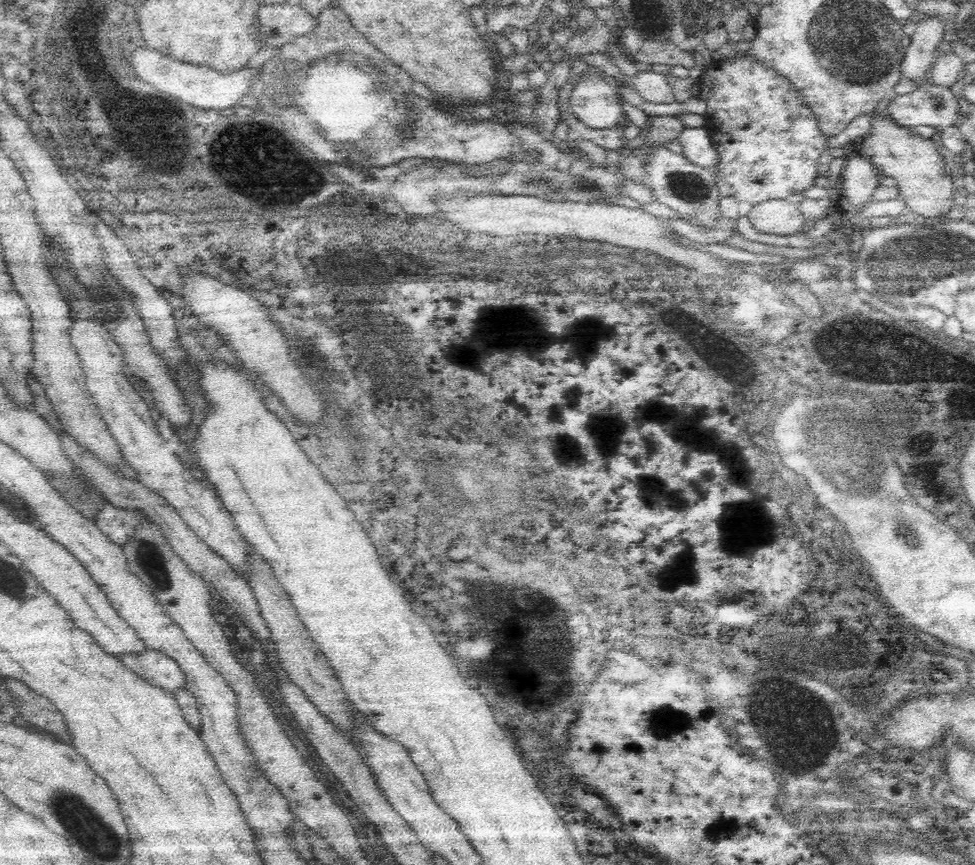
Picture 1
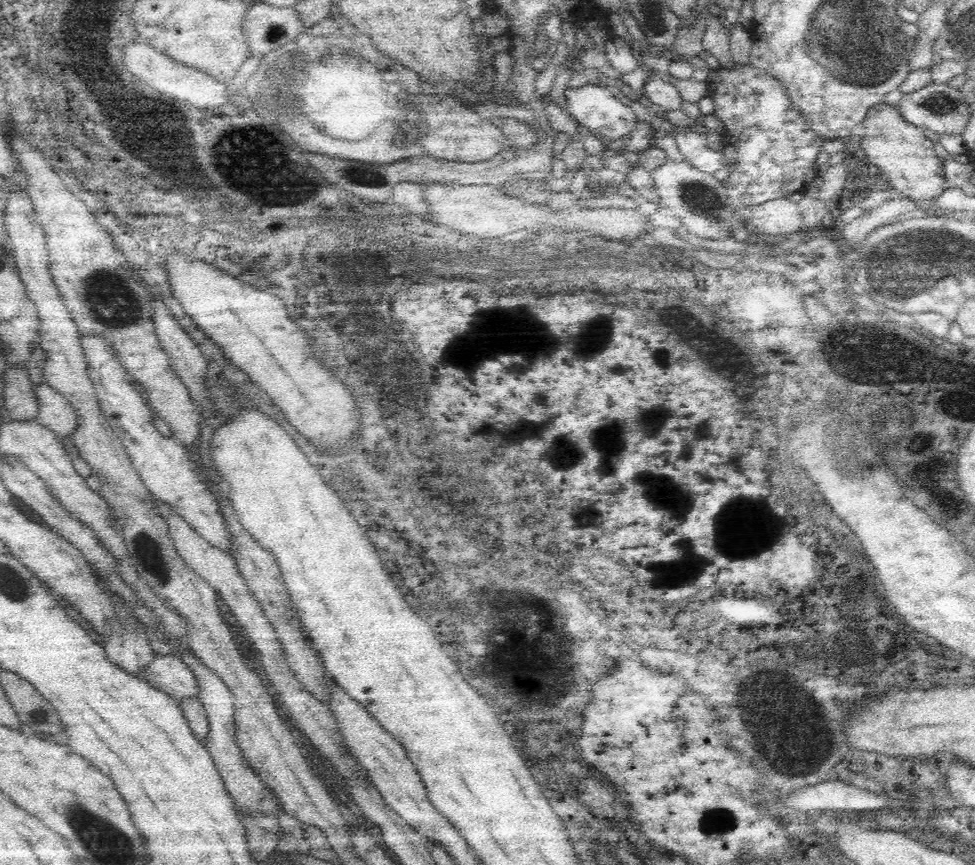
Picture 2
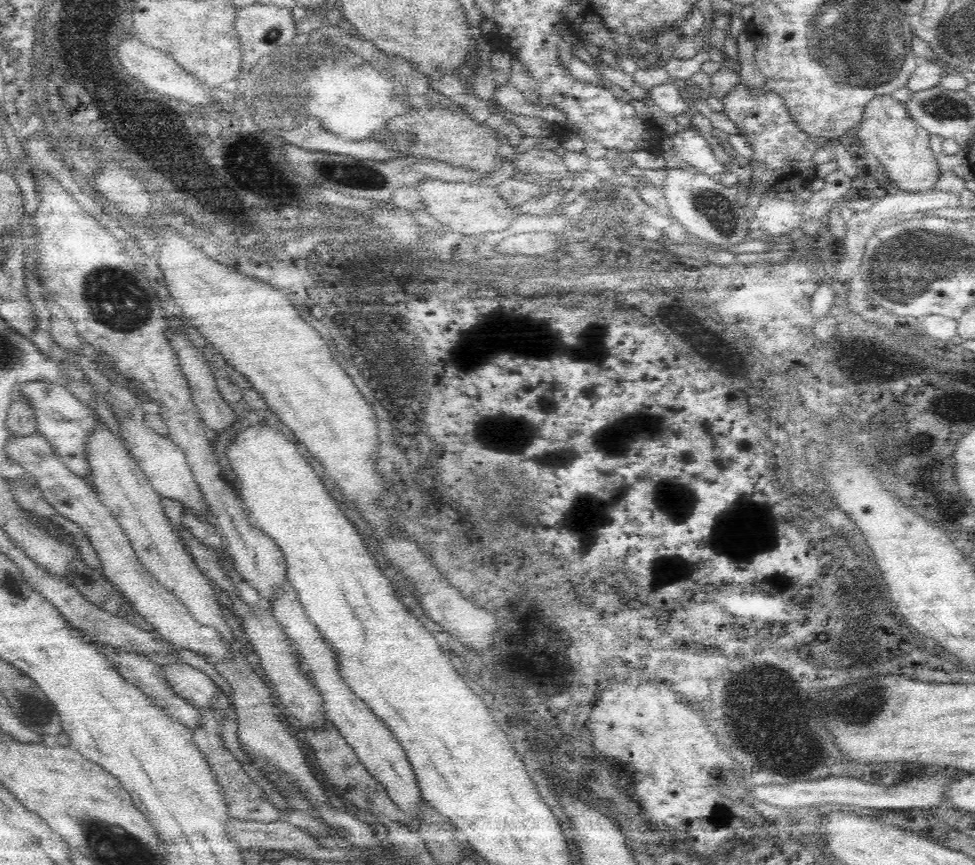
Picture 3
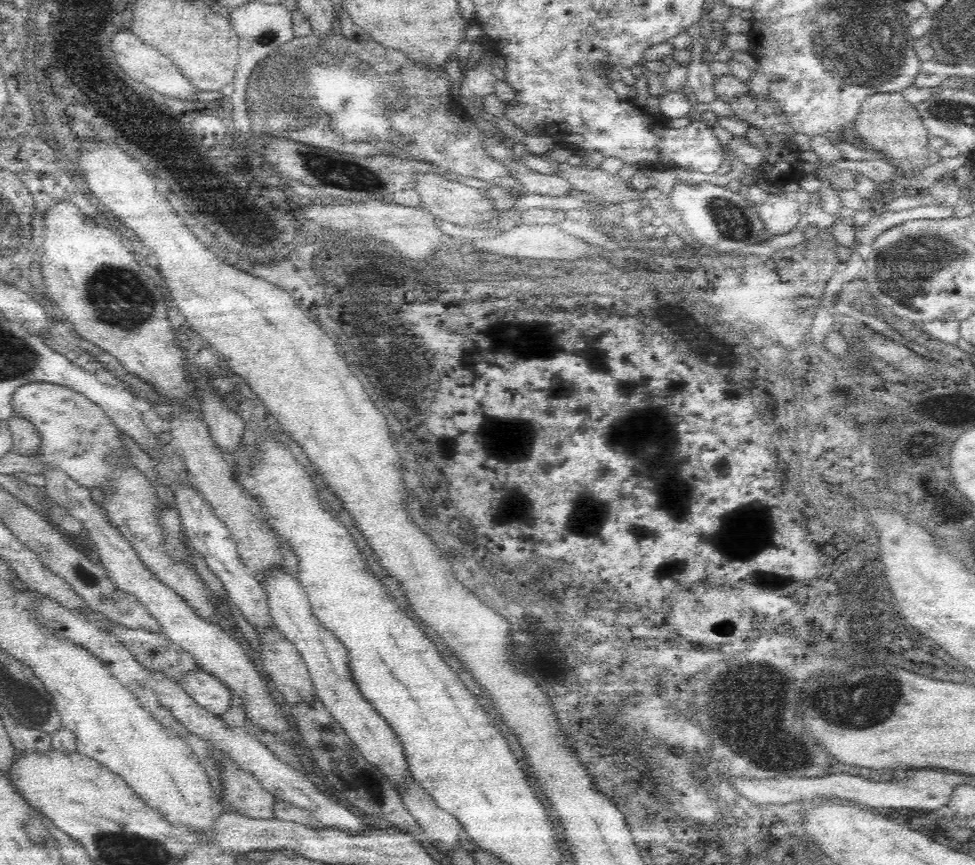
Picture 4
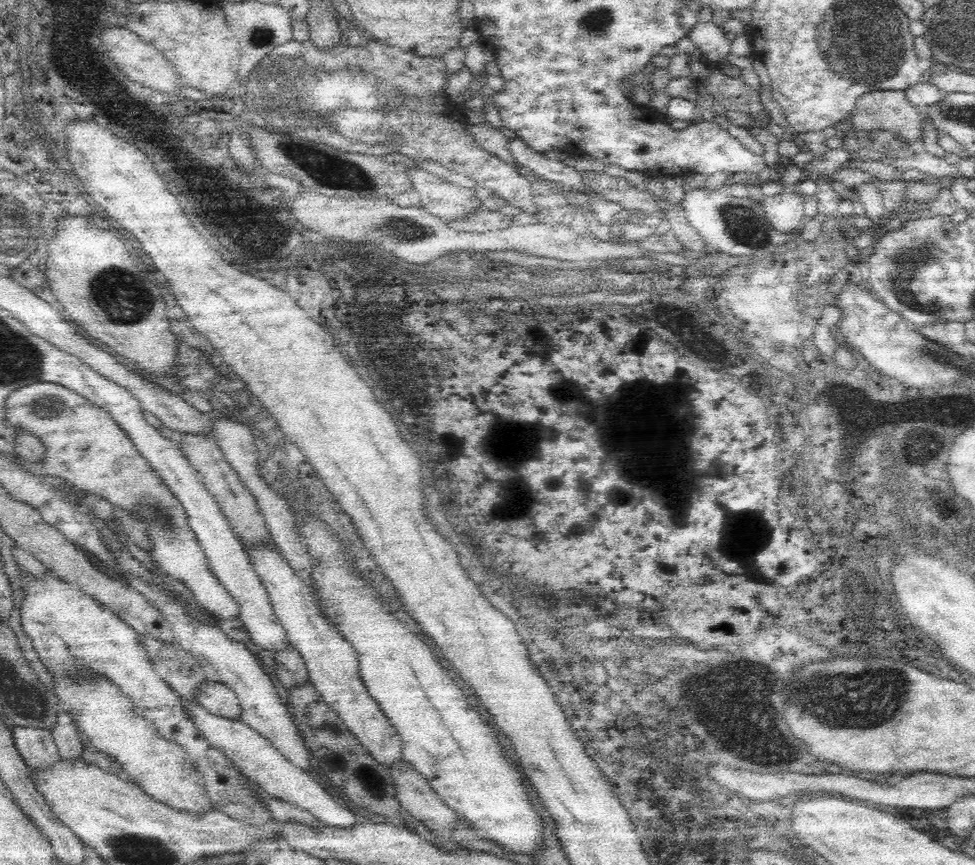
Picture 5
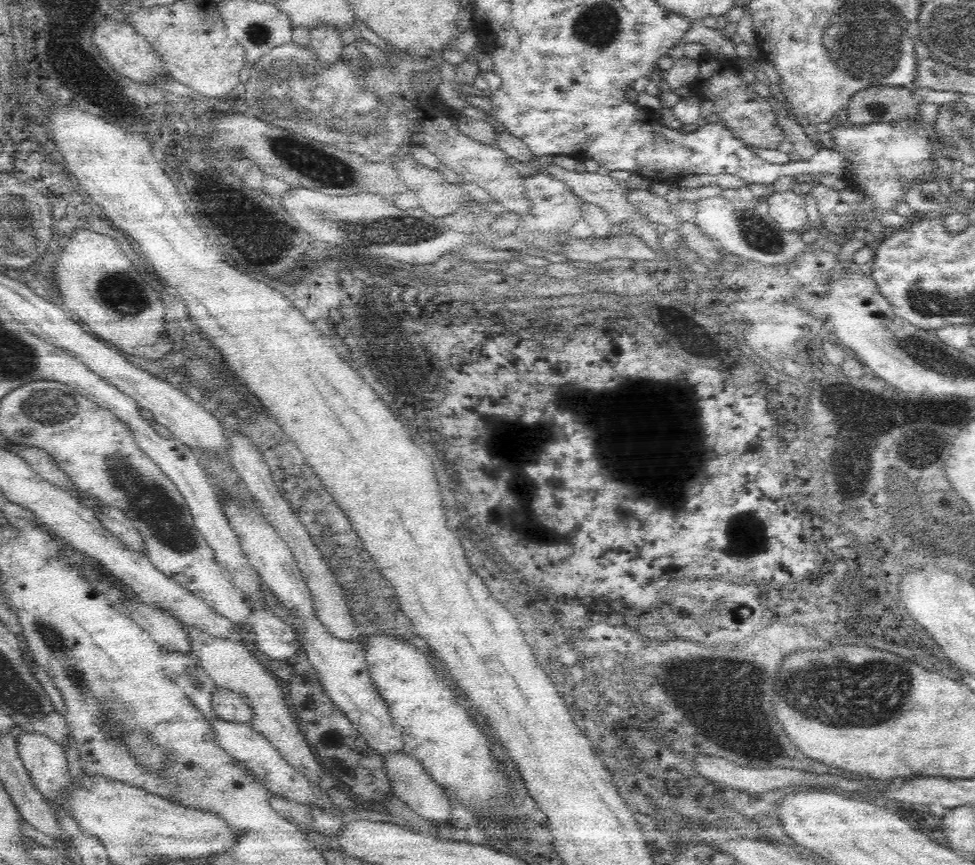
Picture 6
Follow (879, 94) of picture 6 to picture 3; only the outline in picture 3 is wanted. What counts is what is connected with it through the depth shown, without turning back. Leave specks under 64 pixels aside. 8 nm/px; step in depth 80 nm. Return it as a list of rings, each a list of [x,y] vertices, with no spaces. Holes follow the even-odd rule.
[[[891,95],[873,98],[864,106],[861,122],[854,134],[861,143],[865,158],[882,164],[886,179],[896,182],[900,190],[912,193],[932,191],[939,178],[936,156],[929,145],[930,135],[910,116],[907,103]]]

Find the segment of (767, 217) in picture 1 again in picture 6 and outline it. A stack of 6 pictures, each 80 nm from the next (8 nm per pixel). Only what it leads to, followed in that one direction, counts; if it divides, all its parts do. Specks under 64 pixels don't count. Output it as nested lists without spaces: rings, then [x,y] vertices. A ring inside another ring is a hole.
[[[773,190],[766,201],[769,204],[769,215],[777,222],[778,228],[802,233],[808,227],[805,195],[800,191]]]

